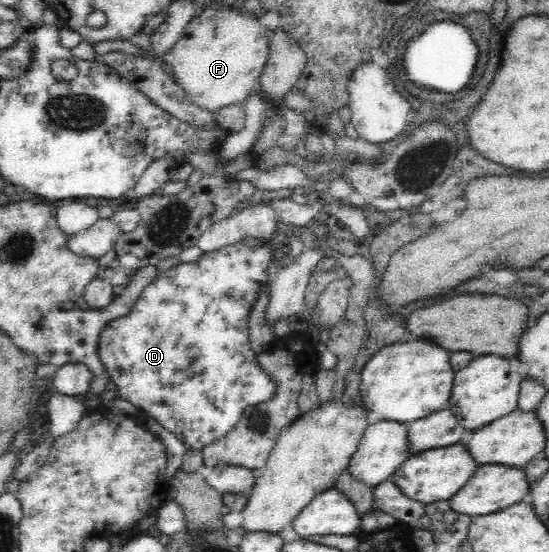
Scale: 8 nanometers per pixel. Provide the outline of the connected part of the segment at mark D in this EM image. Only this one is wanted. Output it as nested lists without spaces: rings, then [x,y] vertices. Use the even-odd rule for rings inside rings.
[[[237,241],[235,244],[227,244],[227,246],[223,246],[219,250],[213,250],[213,252],[203,252],[197,260],[191,263],[180,262],[165,271],[159,270],[155,280],[143,288],[143,292],[141,292],[129,314],[109,322],[100,334],[98,354],[101,361],[103,361],[103,365],[105,365],[105,369],[107,369],[107,373],[109,373],[109,382],[117,385],[117,398],[125,399],[133,406],[145,410],[149,416],[155,418],[163,426],[164,431],[173,432],[187,450],[202,451],[204,446],[218,441],[238,424],[247,407],[269,400],[277,391],[269,373],[263,371],[257,365],[257,354],[251,349],[248,328],[251,309],[256,303],[262,288],[267,286],[267,267],[270,265],[270,260],[274,259],[274,250],[276,248],[271,248],[268,243],[253,248],[243,245],[241,241]]]

